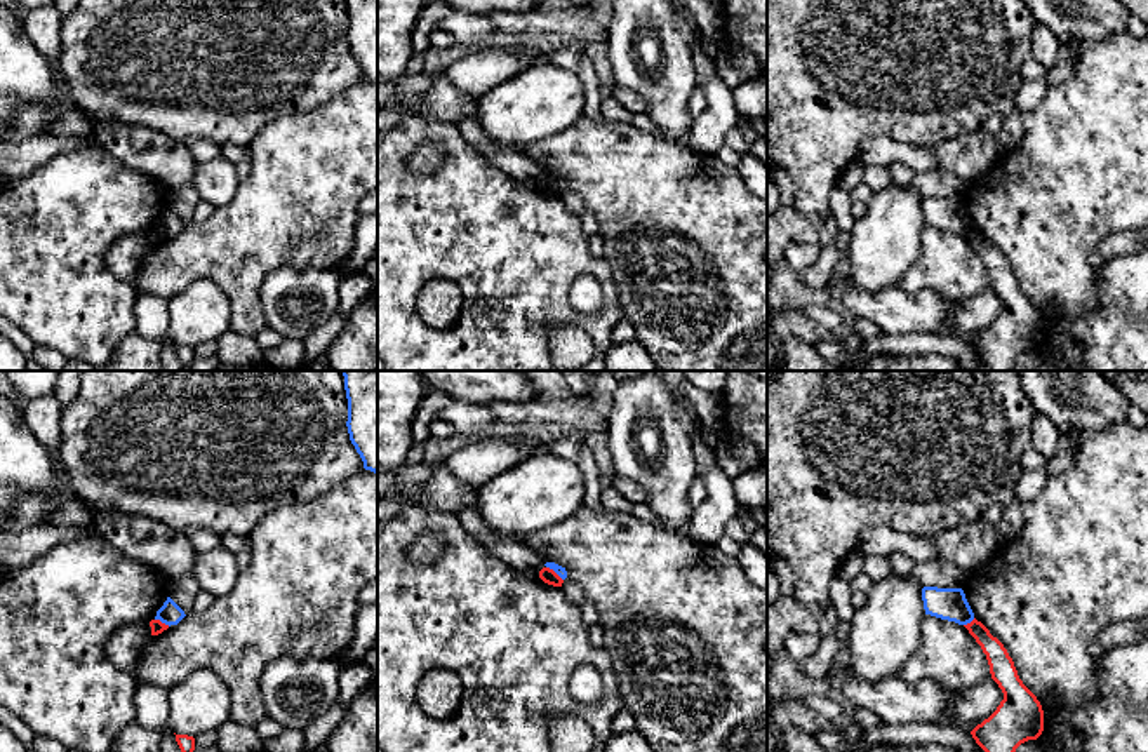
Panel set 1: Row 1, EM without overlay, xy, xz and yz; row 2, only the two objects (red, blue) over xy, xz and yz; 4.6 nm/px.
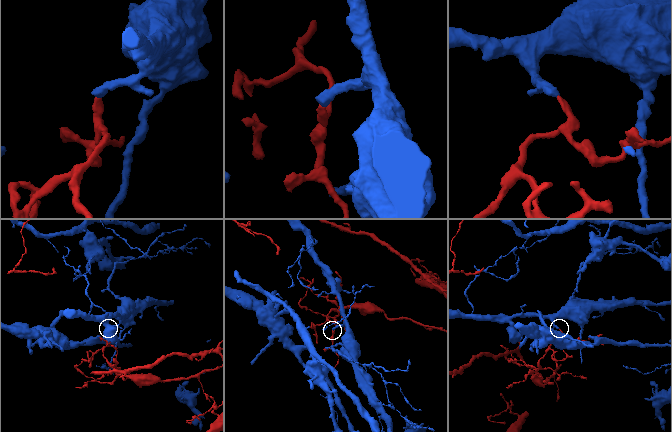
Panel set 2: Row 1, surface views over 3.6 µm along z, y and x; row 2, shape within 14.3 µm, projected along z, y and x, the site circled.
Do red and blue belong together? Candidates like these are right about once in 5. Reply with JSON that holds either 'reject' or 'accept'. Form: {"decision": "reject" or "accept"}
{"decision": "reject"}

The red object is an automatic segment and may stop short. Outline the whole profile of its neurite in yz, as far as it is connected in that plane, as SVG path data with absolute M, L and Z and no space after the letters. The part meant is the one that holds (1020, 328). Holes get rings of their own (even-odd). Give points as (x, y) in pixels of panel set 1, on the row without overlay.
M976 228L964 235L986 265L991 289L1004 303L997 320L971 345L993 371L1014 371L1016 359L1044 341L1044 320L1023 294L1004 254Z

